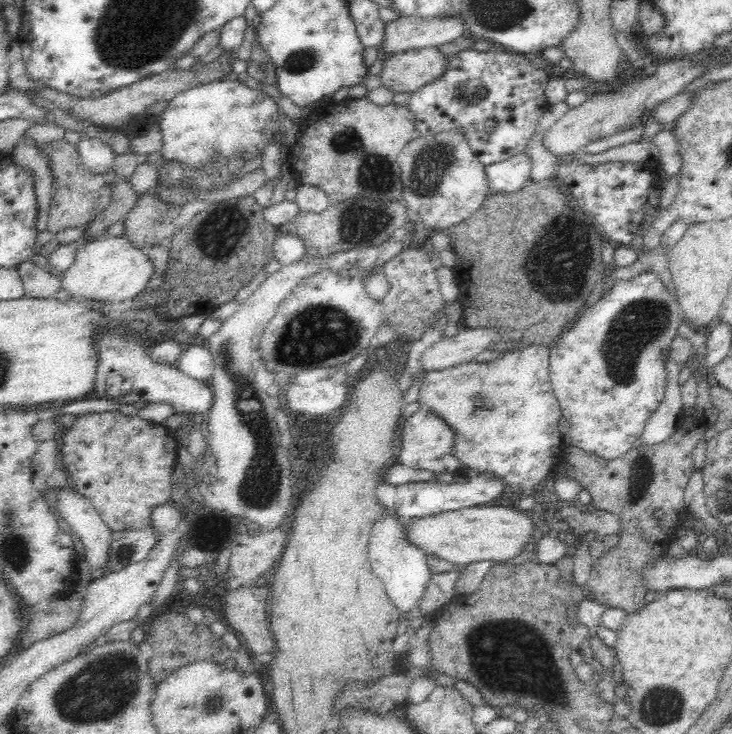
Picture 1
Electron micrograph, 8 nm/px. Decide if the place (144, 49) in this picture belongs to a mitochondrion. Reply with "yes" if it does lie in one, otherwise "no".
yes

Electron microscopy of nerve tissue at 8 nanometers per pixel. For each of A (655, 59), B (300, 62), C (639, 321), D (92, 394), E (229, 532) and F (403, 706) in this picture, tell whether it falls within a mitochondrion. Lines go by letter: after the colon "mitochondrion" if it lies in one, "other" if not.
A: other
B: mitochondrion
C: mitochondrion
D: other
E: other
F: other

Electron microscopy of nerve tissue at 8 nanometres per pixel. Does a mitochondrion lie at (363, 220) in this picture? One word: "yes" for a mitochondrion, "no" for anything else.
yes

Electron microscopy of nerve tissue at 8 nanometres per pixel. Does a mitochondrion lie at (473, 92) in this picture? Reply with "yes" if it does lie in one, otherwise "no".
yes

